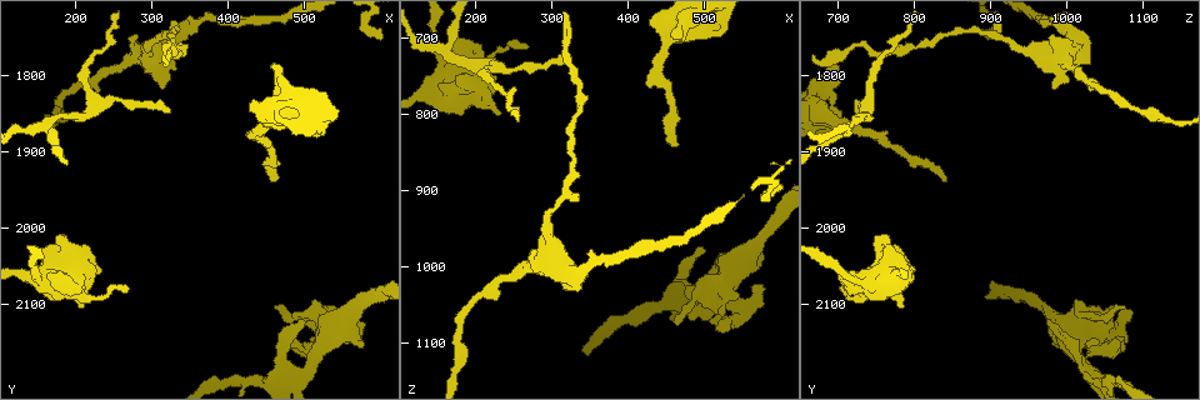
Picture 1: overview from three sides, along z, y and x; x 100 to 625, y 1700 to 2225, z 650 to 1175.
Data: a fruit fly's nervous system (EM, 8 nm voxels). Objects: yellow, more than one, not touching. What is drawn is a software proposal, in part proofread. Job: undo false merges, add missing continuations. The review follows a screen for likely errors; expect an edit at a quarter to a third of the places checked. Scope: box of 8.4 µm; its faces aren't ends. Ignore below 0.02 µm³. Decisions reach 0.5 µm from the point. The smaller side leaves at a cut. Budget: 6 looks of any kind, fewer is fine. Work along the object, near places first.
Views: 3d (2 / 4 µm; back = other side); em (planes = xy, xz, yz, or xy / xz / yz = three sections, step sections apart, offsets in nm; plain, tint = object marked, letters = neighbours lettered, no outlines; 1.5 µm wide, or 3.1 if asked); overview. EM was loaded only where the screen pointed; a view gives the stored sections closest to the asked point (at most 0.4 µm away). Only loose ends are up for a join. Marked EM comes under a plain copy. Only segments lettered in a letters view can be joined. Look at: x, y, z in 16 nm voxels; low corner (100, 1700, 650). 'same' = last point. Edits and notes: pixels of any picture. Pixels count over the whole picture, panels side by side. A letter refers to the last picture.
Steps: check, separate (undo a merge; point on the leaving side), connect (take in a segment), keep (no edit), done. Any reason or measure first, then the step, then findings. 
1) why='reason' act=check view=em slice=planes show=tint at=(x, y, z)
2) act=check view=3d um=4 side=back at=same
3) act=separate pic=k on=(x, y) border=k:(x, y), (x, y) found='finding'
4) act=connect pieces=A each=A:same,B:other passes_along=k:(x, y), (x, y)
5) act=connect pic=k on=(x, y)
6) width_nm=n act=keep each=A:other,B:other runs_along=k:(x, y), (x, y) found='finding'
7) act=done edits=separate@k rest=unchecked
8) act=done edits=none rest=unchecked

why='branch stops here' act=check view=3d um=2 at=(570, 2150, 985)

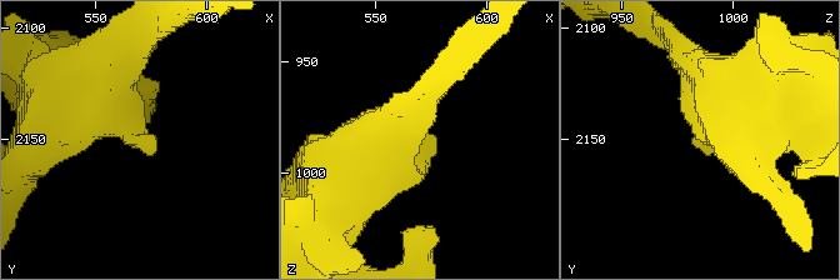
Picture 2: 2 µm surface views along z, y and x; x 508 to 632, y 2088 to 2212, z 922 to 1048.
act=check view=em slice=xz step=8 show=letters at=(572, 2149, 981)

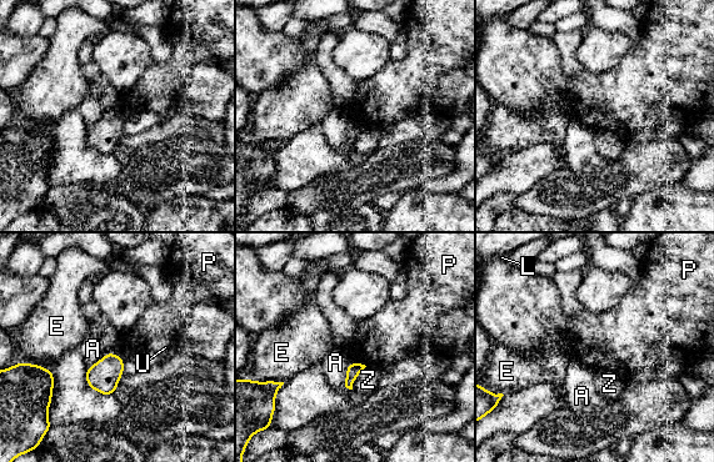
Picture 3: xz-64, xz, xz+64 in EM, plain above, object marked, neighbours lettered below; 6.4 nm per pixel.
why='another direction' act=check view=em slice=planes show=letters at=same

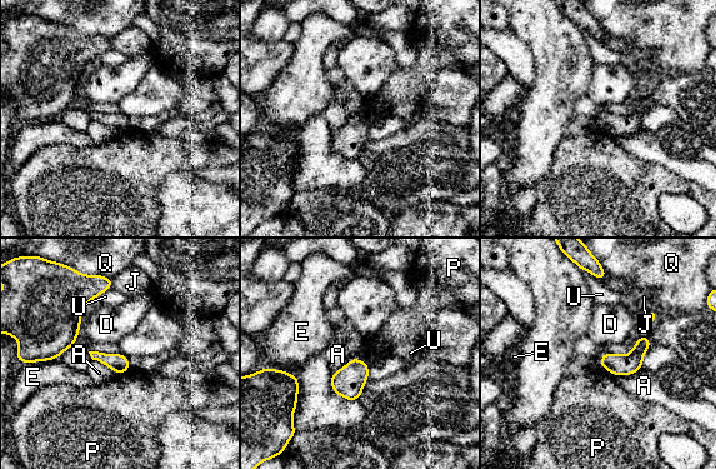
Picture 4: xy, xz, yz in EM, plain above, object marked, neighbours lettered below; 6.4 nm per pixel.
width_nm=120 act=keep each=A:other,D:other,E:other,J:other,P:other,Q:other,U:other border=4:(641, 369), (629, 374), (614, 375) found='no lettered segment goes on from it'

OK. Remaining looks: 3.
why='an open end' act=check view=em slice=planes show=letters at=(455, 1790, 695)

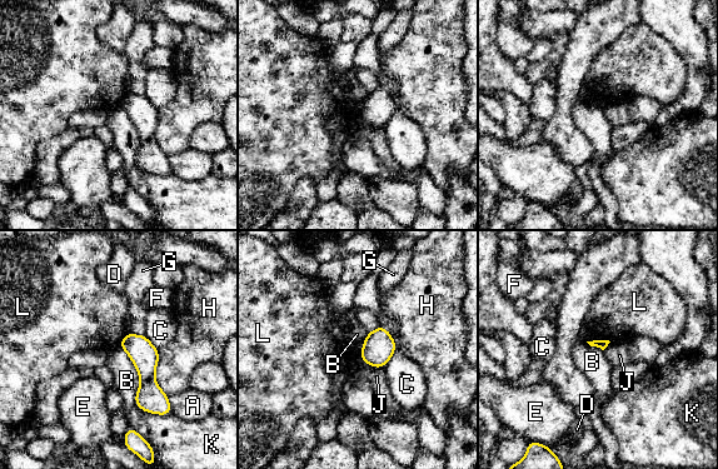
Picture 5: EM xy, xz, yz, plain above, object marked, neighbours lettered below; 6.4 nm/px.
act=keep each=A:other,B:other,C:other,D:other,E:other,F:other,G:other,H:other,J:other,K:other,L:other runs_along=5:(129, 337), (165, 408) found='no lettered segment goes on from it'

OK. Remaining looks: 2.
why='free end' act=check view=em slice=xy step=4 show=letters at=(320, 1845, 725)

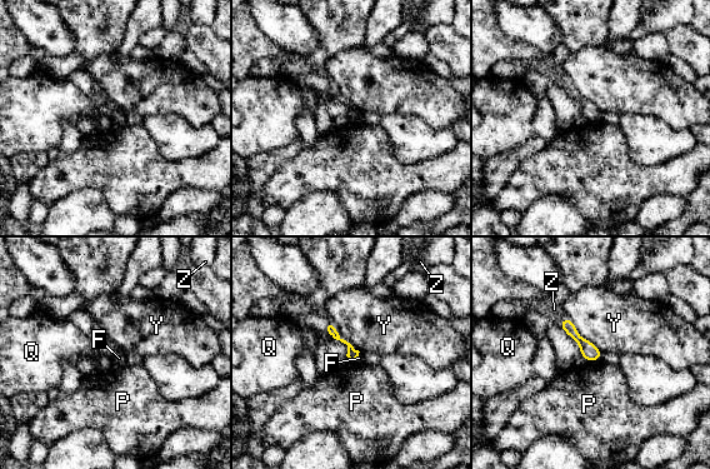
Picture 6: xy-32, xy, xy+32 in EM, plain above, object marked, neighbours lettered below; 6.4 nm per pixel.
width_nm=70 act=keep each=F:other,P:other,Q:other,Y:other,Z:other border=6:(599, 359), (588, 362) found='none of them fits'

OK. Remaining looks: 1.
act=done edits=none rest=unchecked

